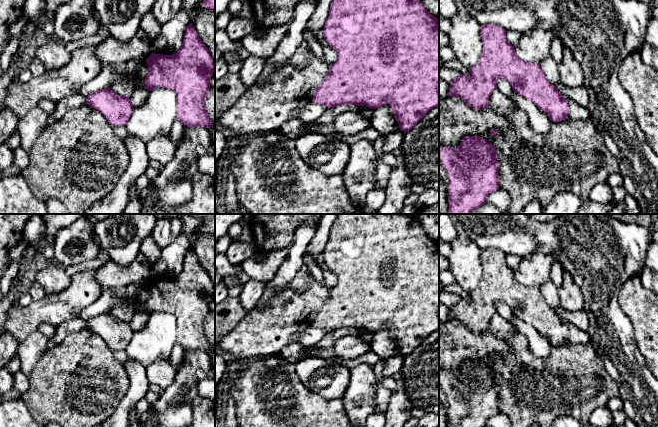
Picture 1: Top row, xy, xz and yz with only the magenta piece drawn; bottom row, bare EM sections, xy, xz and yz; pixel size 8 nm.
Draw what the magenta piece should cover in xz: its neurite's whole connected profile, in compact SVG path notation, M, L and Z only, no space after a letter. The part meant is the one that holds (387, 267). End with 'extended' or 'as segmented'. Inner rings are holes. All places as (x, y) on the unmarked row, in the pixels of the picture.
M338 214L330 229L323 261L336 275L338 283L335 287L330 288L328 298L316 312L312 323L313 327L326 329L329 333L342 328L365 329L371 333L376 333L389 327L400 354L403 356L412 353L432 332L439 328L439 244L427 235L416 216L403 214Z; as segmented

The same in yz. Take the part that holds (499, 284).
M481 249L483 275L478 287L467 291L470 301L464 298L450 306L447 320L460 321L476 334L489 330L489 321L497 313L500 302L507 304L513 315L531 324L547 337L550 345L568 343L569 329L557 312L546 303L539 288L521 284L514 270L508 267L506 254L498 249Z; as segmented

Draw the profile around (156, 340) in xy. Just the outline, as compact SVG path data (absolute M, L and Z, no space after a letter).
M157 311L141 331L133 334L125 349L131 359L147 367L159 358L169 358L176 343L176 318L167 312Z

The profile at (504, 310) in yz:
M500 302L497 305L497 313L502 316L505 320L509 321L512 324L513 332L517 333L517 329L513 323L513 313L511 308L504 302Z

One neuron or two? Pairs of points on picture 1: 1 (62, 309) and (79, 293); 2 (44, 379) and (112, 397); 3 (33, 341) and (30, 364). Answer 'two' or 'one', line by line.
1: one
2: one
3: one

